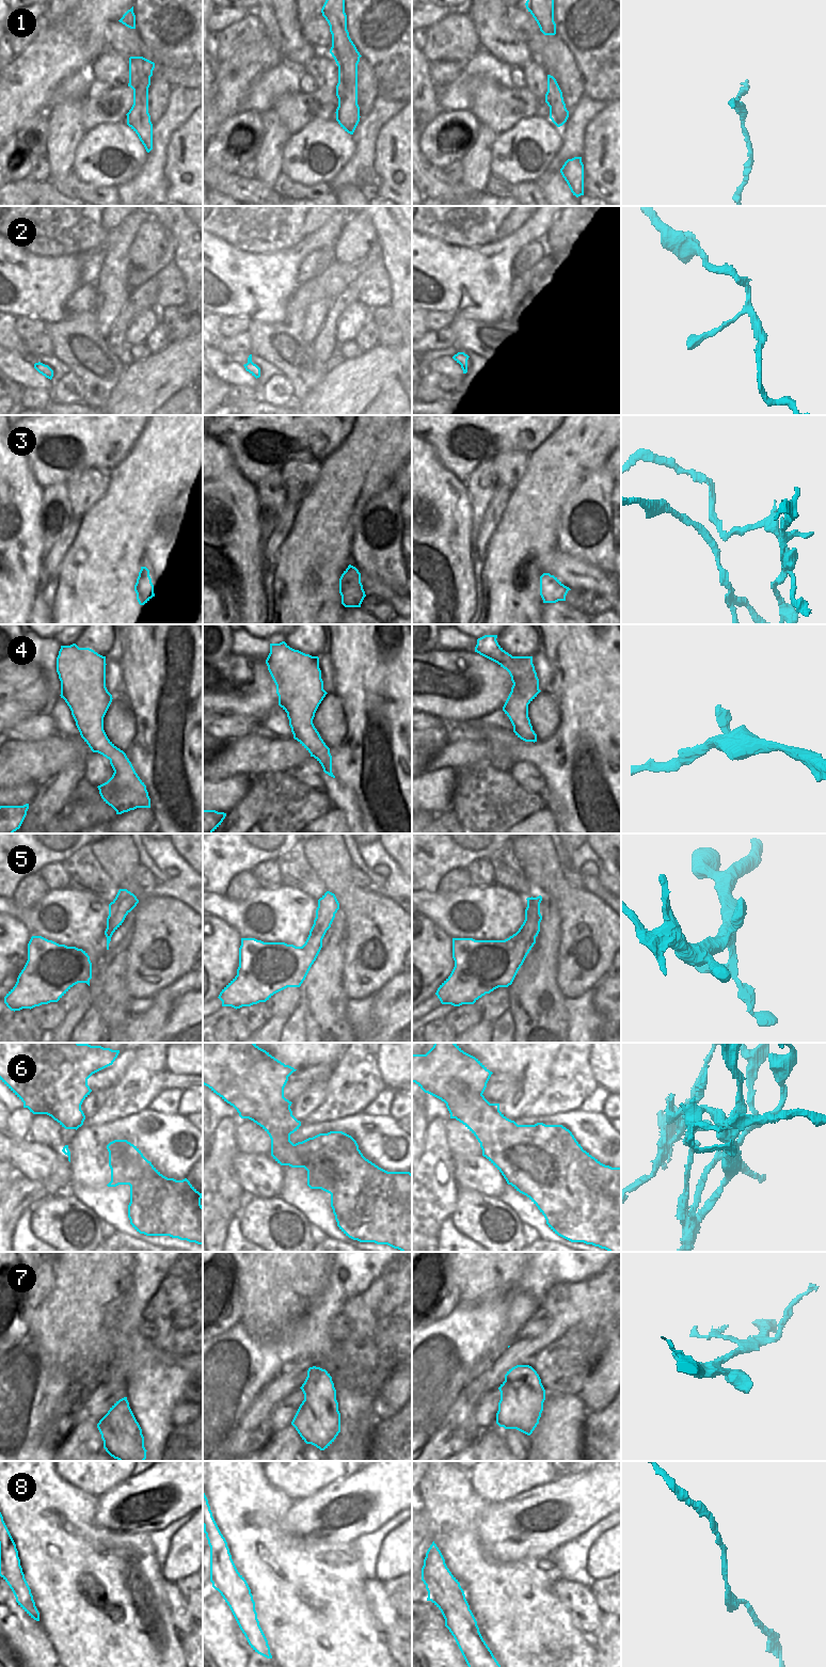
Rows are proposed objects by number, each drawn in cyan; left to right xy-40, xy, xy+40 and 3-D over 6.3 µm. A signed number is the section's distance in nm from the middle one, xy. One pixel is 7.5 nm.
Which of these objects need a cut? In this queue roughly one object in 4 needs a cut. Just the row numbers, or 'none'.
1, 3, 6

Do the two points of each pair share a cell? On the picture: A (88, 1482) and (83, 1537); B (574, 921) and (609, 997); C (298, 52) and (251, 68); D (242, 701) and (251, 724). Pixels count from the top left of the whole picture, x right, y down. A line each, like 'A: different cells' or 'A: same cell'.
A: different cells
B: different cells
C: different cells
D: different cells

